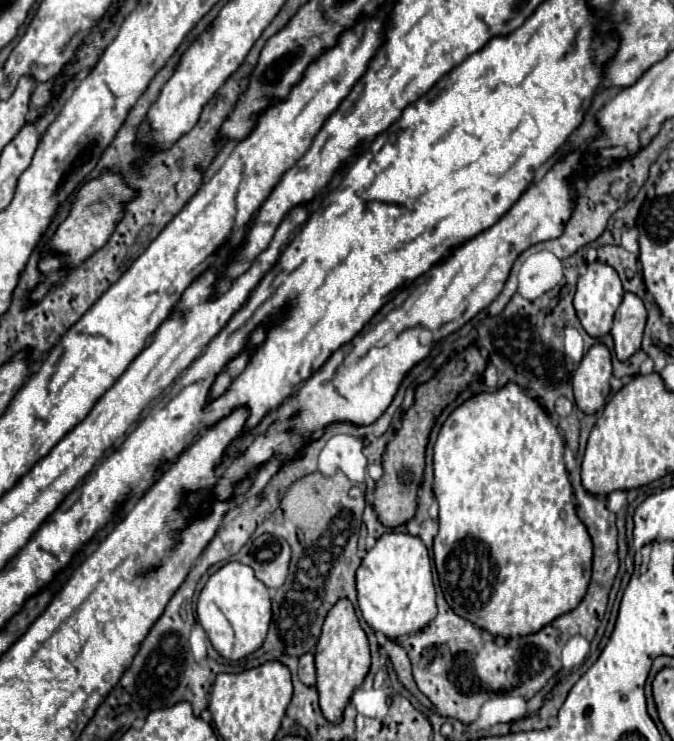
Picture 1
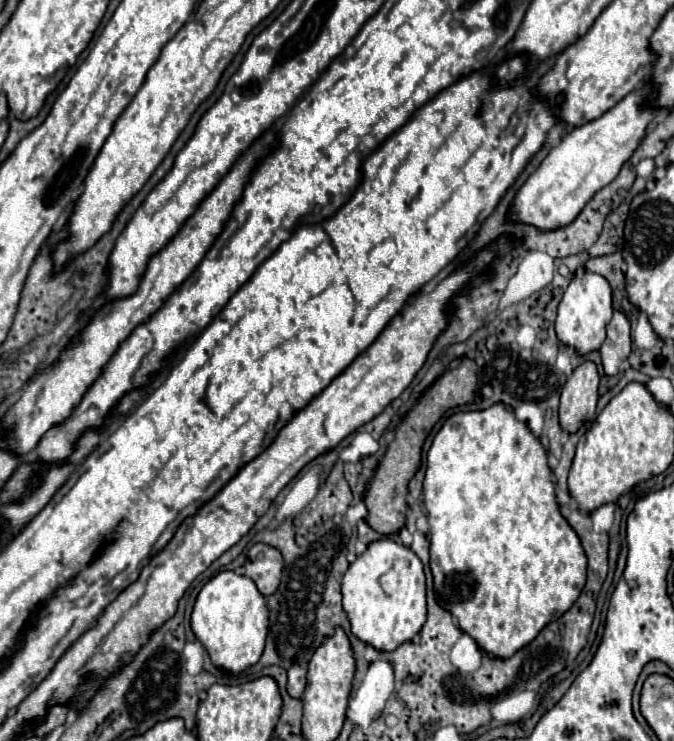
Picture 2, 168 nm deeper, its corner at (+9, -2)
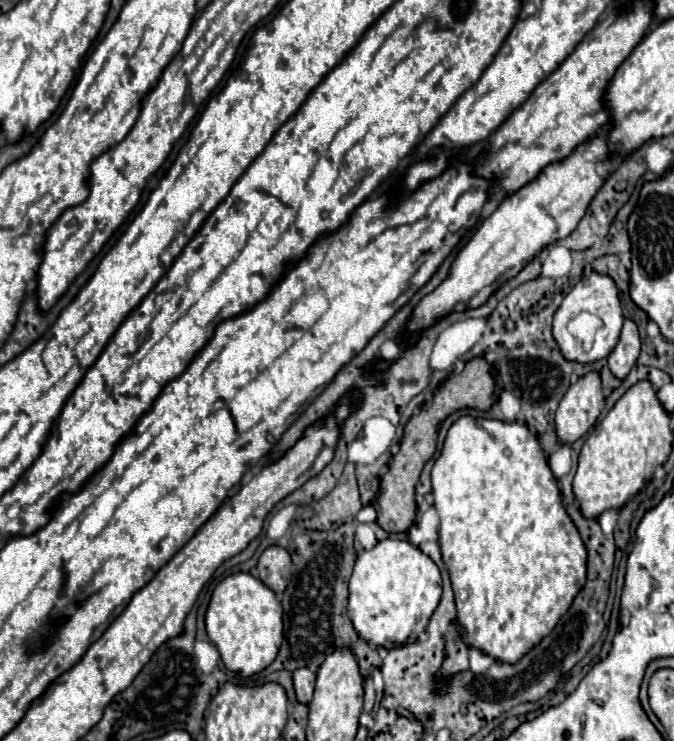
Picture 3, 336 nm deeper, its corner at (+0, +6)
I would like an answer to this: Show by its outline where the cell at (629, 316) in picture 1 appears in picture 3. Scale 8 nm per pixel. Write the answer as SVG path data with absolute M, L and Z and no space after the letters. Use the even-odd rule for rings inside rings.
M625 320L623 330L621 330L621 340L607 358L613 376L619 380L625 380L627 374L631 372L631 368L635 366L639 352L641 352L641 340L639 340L637 326L635 326L635 322Z

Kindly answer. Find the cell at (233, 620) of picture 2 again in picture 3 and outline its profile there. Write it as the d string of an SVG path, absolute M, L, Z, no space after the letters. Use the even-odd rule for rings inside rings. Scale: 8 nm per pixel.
M237 572L219 582L213 590L205 624L209 640L217 646L225 668L235 674L245 678L259 674L277 658L283 640L283 610L275 594L251 574Z

